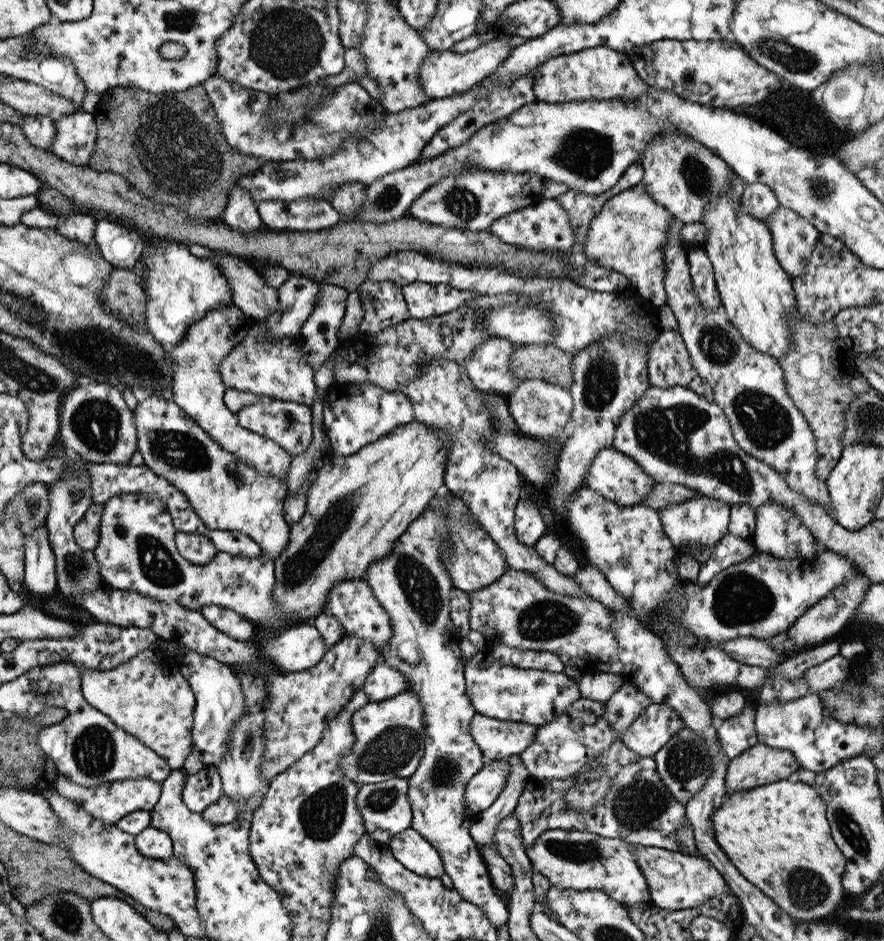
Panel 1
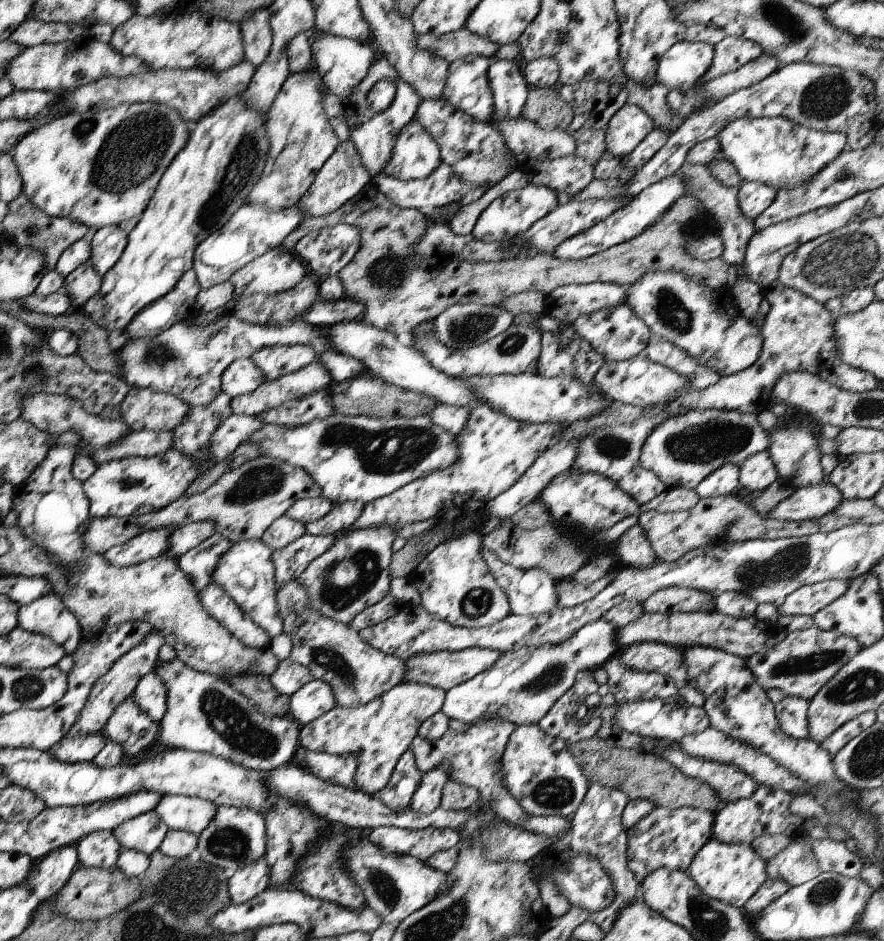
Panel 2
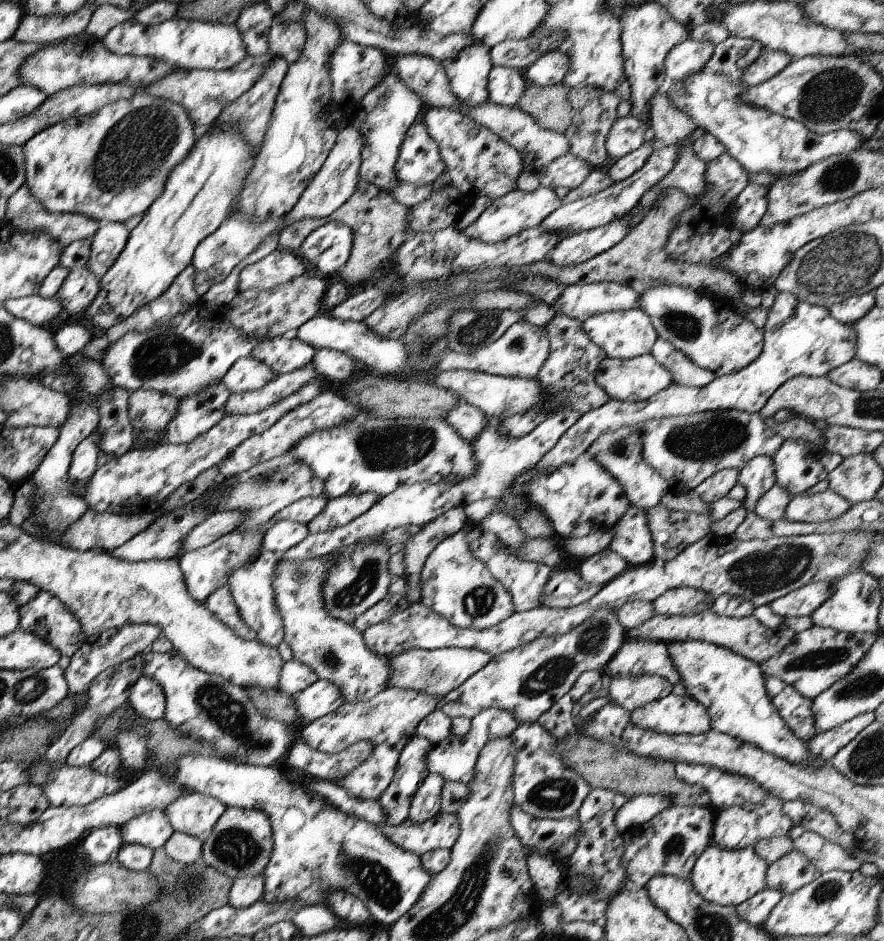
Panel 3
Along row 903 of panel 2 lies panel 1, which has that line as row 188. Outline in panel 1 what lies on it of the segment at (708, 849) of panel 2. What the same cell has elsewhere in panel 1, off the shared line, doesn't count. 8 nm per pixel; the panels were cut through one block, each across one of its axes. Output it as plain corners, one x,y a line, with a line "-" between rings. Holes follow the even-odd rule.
735,173
730,174
725,193
705,204
701,224
707,230
704,249
711,261
715,289
727,319
737,327
741,337
761,353
778,359
789,351
789,321
794,314
793,279
777,263
772,251
771,233
765,221
755,219
739,209
746,183

